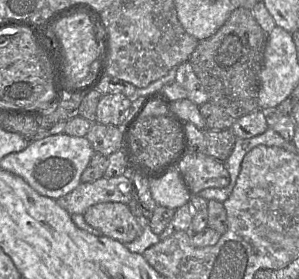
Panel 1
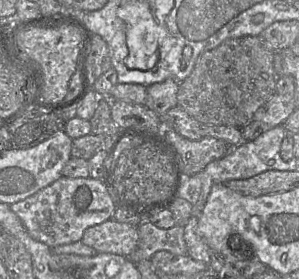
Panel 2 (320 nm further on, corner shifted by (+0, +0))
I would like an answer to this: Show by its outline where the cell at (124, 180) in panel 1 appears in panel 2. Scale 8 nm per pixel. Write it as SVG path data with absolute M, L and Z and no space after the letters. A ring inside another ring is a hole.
M60 177L37 193L10 205L29 235L50 248L81 241L85 230L109 219L117 209L100 179Z

